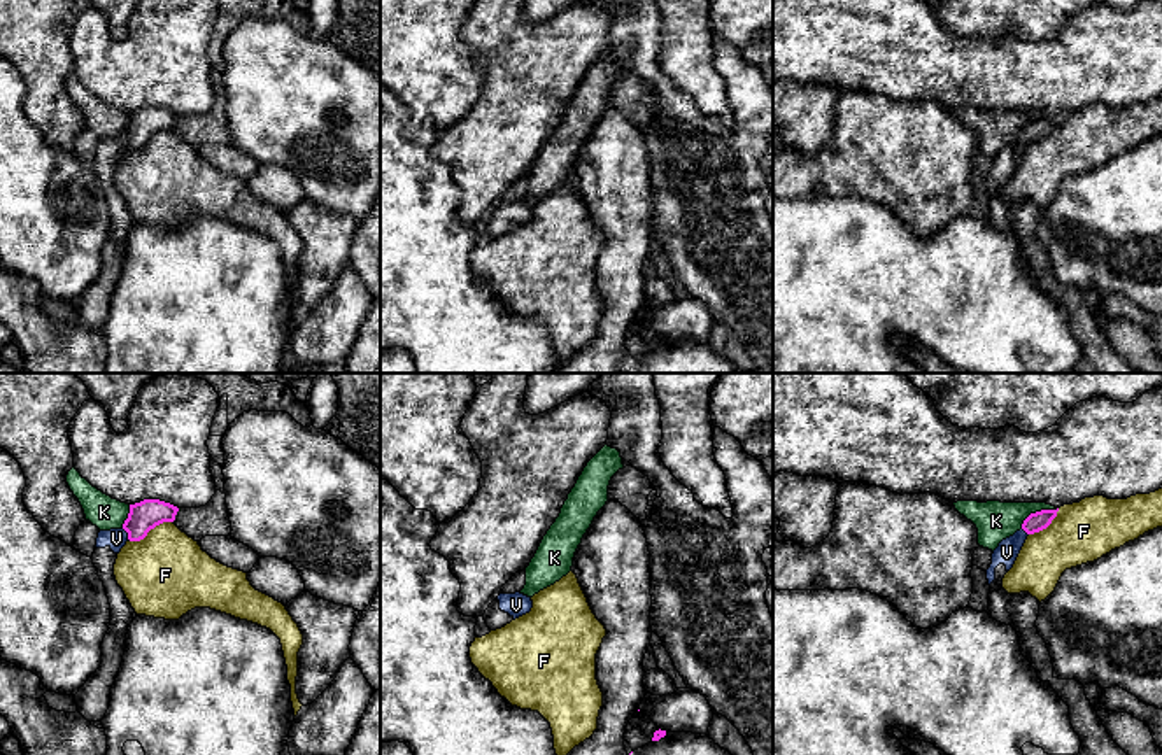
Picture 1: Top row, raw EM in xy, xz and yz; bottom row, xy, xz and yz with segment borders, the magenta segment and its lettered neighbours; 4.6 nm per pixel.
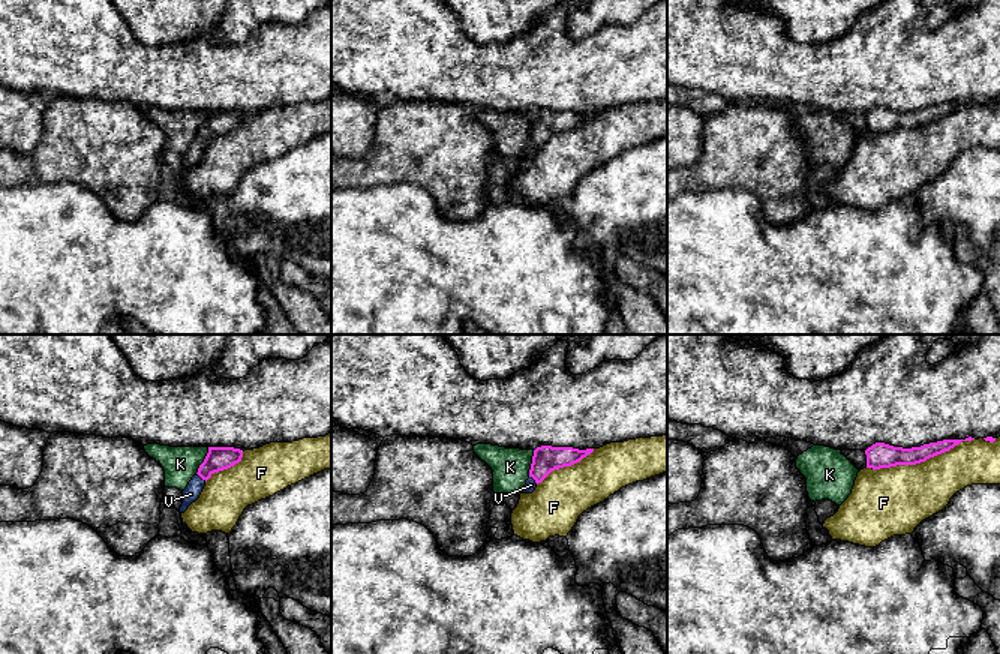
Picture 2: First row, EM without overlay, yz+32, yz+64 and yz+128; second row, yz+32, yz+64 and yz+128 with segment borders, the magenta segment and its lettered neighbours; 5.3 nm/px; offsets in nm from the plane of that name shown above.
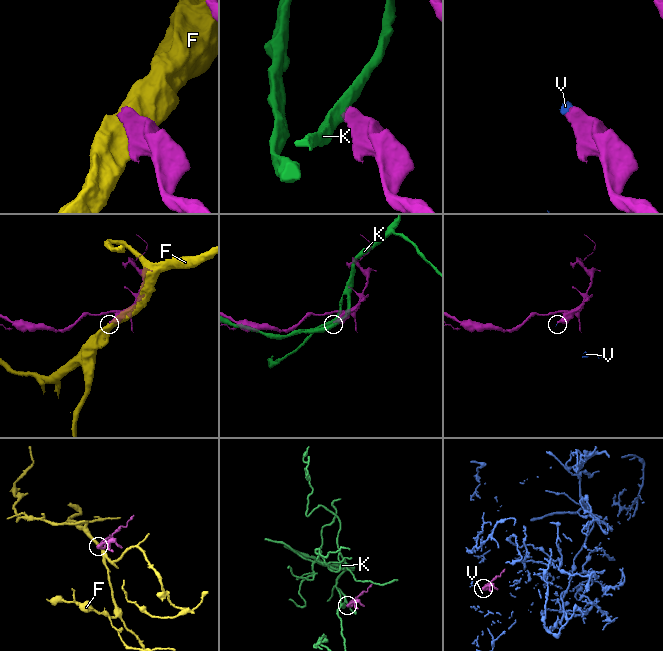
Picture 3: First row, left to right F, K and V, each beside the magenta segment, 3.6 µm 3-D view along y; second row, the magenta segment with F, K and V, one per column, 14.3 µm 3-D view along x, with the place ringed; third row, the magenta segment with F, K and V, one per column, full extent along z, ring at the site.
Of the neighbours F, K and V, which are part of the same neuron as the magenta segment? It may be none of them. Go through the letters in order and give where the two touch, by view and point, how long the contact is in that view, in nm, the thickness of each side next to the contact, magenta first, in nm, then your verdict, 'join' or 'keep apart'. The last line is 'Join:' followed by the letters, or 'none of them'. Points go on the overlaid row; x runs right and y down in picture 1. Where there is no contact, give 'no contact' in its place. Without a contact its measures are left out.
F: xy (149, 529) | 220 nm | 140/400 nm | keep apart
K: yz (1036, 512) | 200 nm | 90/180 nm | keep apart
V: xy (127, 531) | 70 nm | 140/100 nm | join
Join: V

